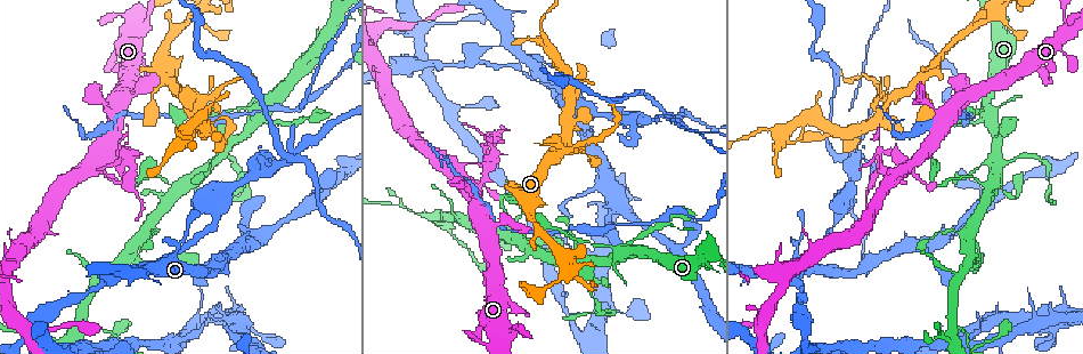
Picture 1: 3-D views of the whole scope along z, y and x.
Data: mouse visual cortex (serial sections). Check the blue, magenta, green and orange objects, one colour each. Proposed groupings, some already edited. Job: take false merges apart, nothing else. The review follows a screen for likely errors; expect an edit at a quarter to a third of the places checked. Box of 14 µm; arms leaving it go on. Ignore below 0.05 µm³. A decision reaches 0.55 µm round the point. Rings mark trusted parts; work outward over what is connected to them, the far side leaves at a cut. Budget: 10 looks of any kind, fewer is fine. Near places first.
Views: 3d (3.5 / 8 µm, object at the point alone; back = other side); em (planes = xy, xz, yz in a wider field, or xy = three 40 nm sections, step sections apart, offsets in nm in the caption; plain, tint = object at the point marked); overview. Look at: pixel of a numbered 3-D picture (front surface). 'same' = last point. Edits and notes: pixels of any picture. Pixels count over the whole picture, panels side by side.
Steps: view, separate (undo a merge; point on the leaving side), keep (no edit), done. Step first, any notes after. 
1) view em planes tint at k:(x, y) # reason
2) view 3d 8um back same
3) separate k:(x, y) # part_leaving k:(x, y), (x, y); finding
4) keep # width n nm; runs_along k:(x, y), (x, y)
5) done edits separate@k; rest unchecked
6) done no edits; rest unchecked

view 3d 3.5um at 1:(555, 155)

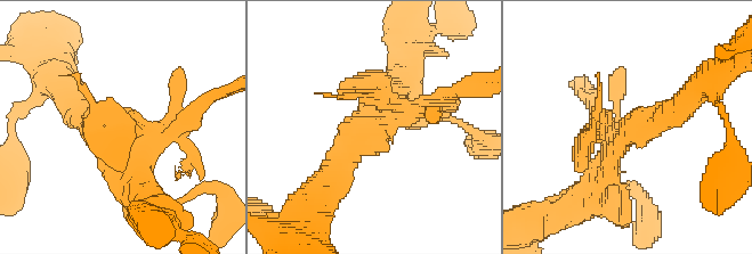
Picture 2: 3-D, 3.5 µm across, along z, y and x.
view em xy step 2 tint at 2:(376, 127) # now the EM

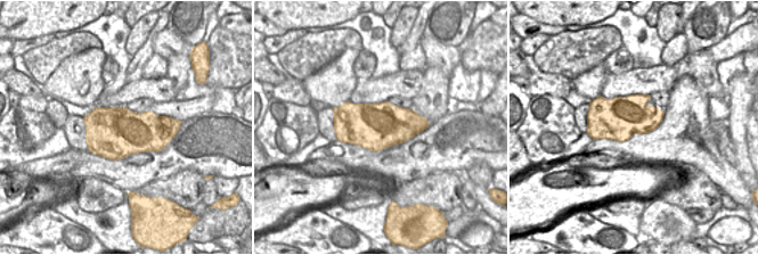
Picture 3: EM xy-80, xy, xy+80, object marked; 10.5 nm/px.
view em xy step 1 tint same # another direction

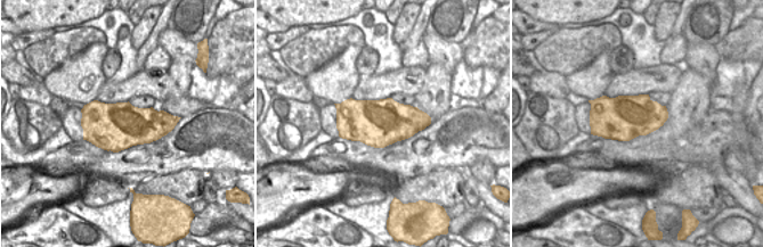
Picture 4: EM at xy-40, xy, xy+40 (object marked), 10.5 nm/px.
separate 2:(576, 157) # border 4:(160, 110), (157, 128), (170, 131); two cells meet here

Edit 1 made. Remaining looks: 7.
view 3d 3.5um at 1:(111, 154) # three arms meet

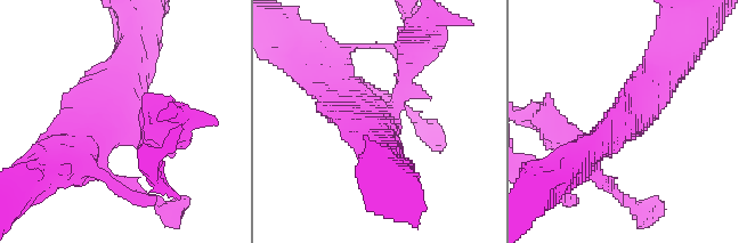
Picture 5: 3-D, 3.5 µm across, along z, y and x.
separate 5:(419, 67) # part_leaving 5:(392, 110), (428, 24); a second cell is stuck on

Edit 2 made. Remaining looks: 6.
view 3d 3.5um at 1:(980, 117) # four or more arms meet

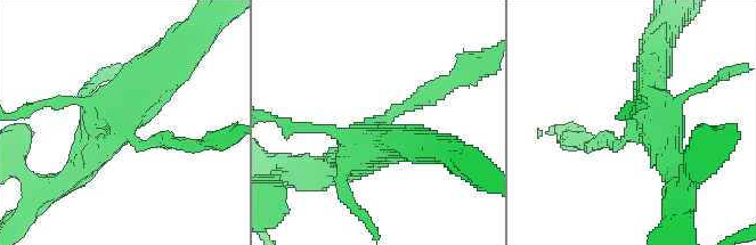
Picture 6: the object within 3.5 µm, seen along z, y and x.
view em xy step 1 tint at 6:(637, 128) # now the EM

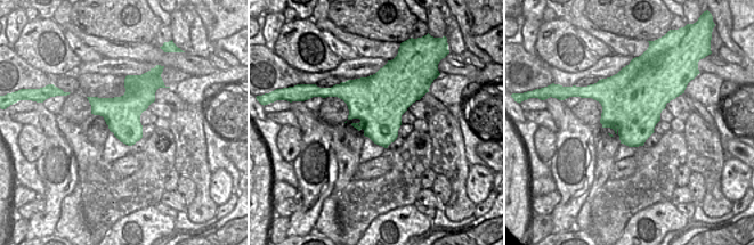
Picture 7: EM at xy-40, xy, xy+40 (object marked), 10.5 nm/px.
keep # runs_along 6:(170, 57), (72, 173); all the same cell

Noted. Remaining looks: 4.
view 3d 3.5um at 1:(989, 191) # three-way junction

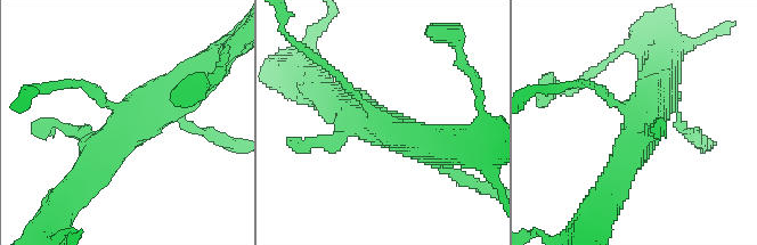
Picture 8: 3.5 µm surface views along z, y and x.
view em xy step 3 tint at 8:(647, 121) # need the tissue

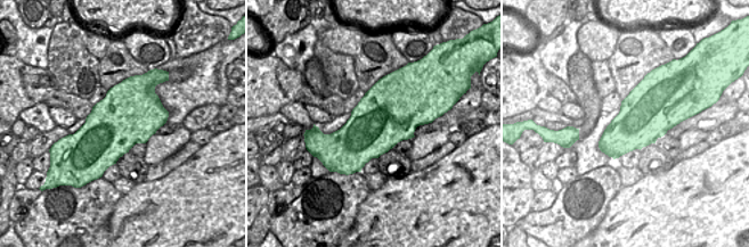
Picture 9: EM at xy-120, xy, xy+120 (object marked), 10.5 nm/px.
keep # runs_along 8:(197, 78), (127, 130), (84, 176); continuous, no second cell

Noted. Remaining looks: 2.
done edits separate@2, separate@5; rest unchecked

